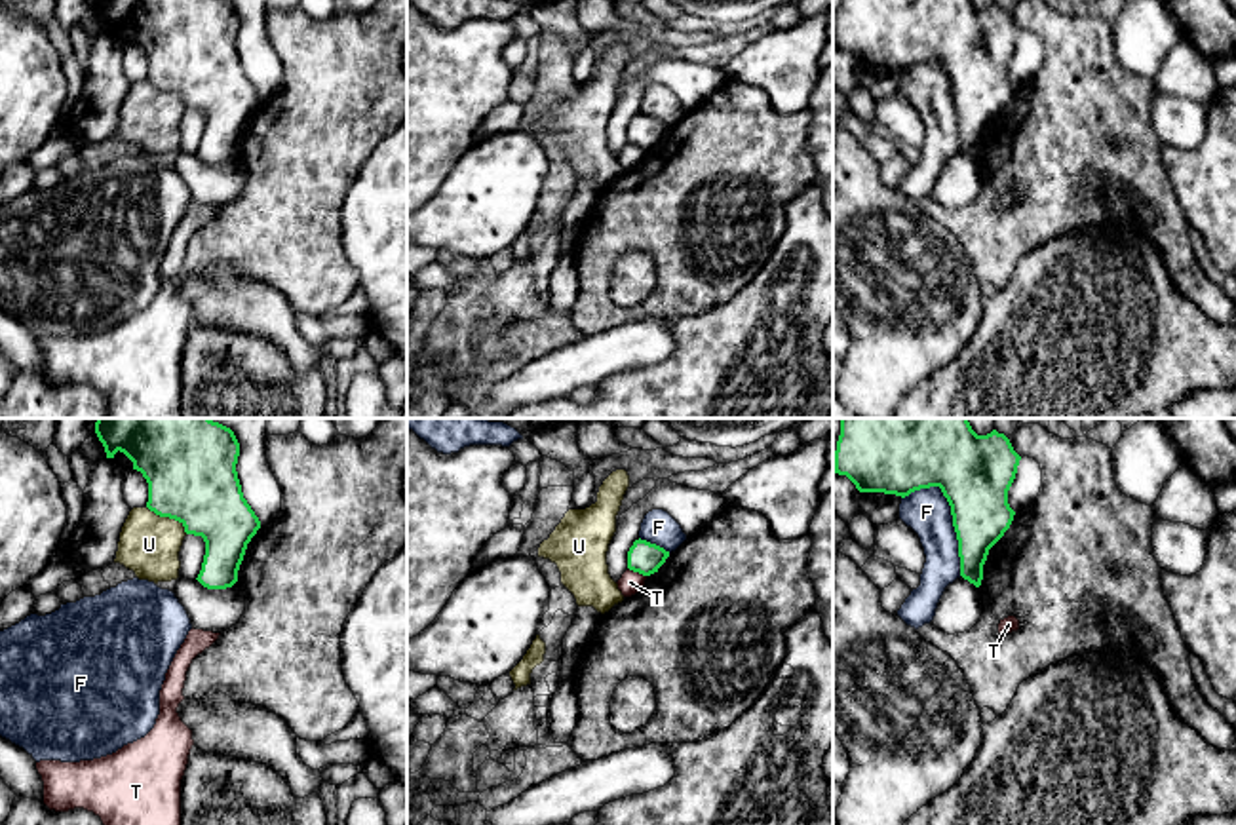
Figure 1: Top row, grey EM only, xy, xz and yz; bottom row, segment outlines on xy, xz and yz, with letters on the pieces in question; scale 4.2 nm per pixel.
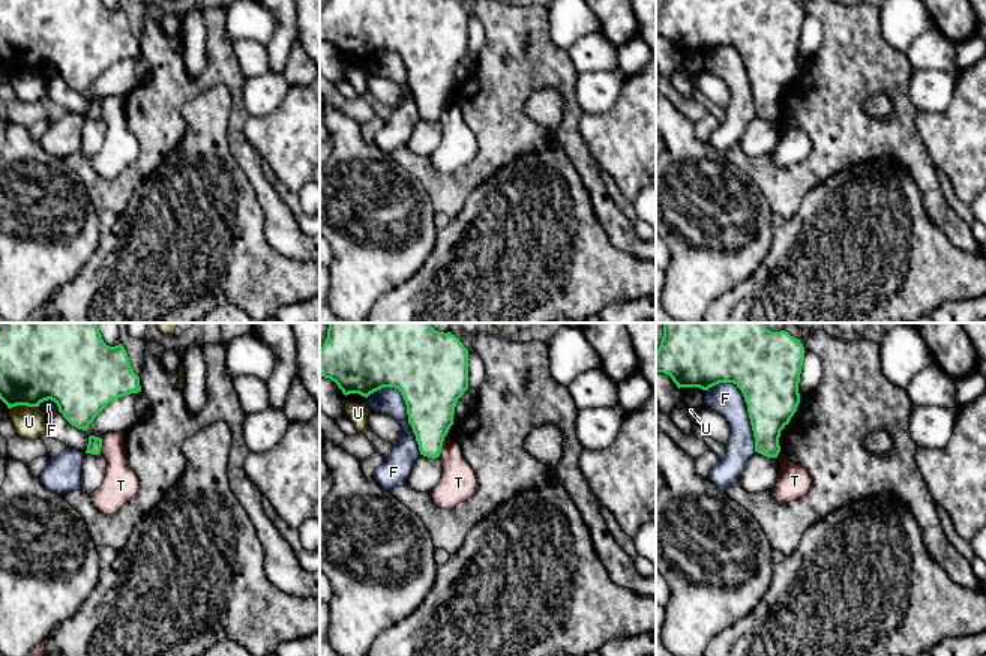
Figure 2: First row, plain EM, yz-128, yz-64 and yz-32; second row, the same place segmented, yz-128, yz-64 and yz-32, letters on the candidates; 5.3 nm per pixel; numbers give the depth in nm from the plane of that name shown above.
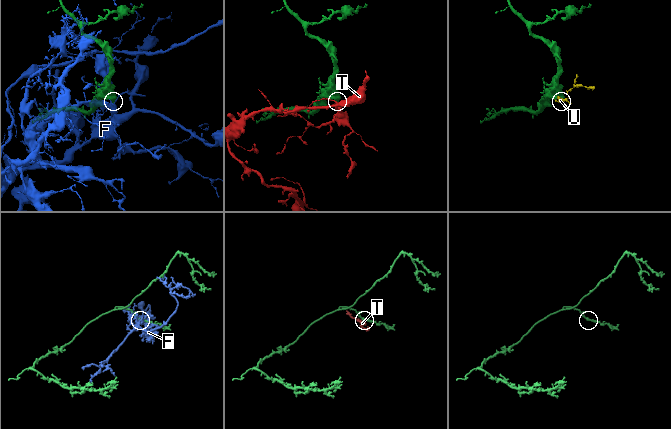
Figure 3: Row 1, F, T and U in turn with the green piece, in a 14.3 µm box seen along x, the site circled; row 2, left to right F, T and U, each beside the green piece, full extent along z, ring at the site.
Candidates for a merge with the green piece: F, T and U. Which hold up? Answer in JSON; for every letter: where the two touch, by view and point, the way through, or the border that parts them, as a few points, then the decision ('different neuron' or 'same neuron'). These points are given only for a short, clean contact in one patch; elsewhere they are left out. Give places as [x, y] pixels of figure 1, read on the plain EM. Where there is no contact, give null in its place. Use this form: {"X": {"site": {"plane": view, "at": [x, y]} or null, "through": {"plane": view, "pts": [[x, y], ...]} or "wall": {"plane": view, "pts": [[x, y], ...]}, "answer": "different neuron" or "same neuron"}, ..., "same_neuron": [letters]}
{"F": {"site": {"plane": "yz", "at": [951, 88]}, "answer": "different neuron"}, "T": {"site": {"plane": "xz", "at": [637, 145]}, "wall": {"plane": "xz", "pts": [[628, 141], [645, 151]]}, "answer": "different neuron"}, "U": {"site": {"plane": "xy", "at": [168, 90]}, "answer": "different neuron"}, "same_neuron": []}

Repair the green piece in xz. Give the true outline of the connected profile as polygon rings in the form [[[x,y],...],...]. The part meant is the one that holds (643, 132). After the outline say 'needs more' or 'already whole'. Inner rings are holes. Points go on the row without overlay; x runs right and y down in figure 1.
[[[639,112],[628,125],[628,143],[643,150],[650,150],[658,146],[658,143],[666,137],[667,131],[669,125]]] | already whole

